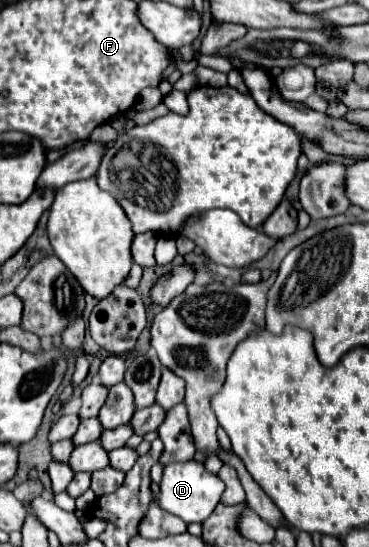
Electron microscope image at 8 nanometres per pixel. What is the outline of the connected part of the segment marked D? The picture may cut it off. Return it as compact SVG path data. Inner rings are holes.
M184 461L184 463L170 463L164 467L164 477L160 481L160 497L158 503L172 515L178 515L186 523L202 523L214 507L220 503L220 495L224 493L224 481L216 473L210 473L204 463L200 461Z

